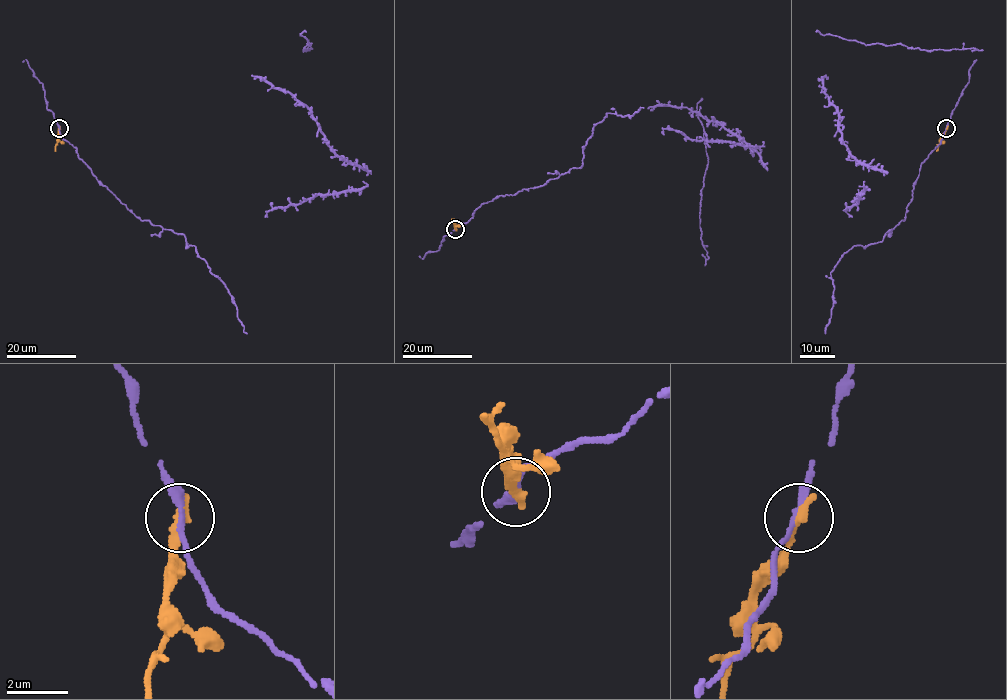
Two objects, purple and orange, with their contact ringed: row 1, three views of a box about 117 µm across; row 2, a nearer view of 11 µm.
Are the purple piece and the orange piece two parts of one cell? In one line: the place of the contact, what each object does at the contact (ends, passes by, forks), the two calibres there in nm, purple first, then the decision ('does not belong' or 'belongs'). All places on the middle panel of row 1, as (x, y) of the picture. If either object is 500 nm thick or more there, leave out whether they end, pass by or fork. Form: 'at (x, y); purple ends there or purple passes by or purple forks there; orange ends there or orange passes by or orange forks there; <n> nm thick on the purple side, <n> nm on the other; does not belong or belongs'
at (455, 229); purple passes by; orange ends there; 200 nm thick on the purple side, 360 nm on the other; does not belong

